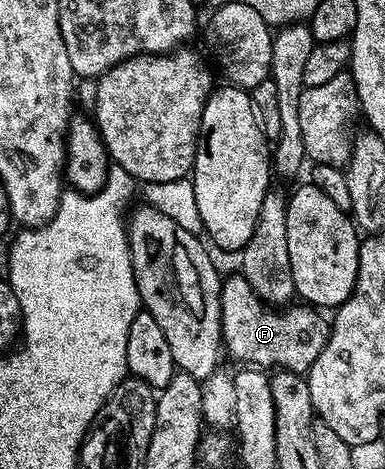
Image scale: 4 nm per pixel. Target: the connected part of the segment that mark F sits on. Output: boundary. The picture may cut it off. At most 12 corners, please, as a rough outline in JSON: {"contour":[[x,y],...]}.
{"contour":[[240,272],[221,283],[223,350],[249,368],[302,376],[331,322],[274,308]]}

